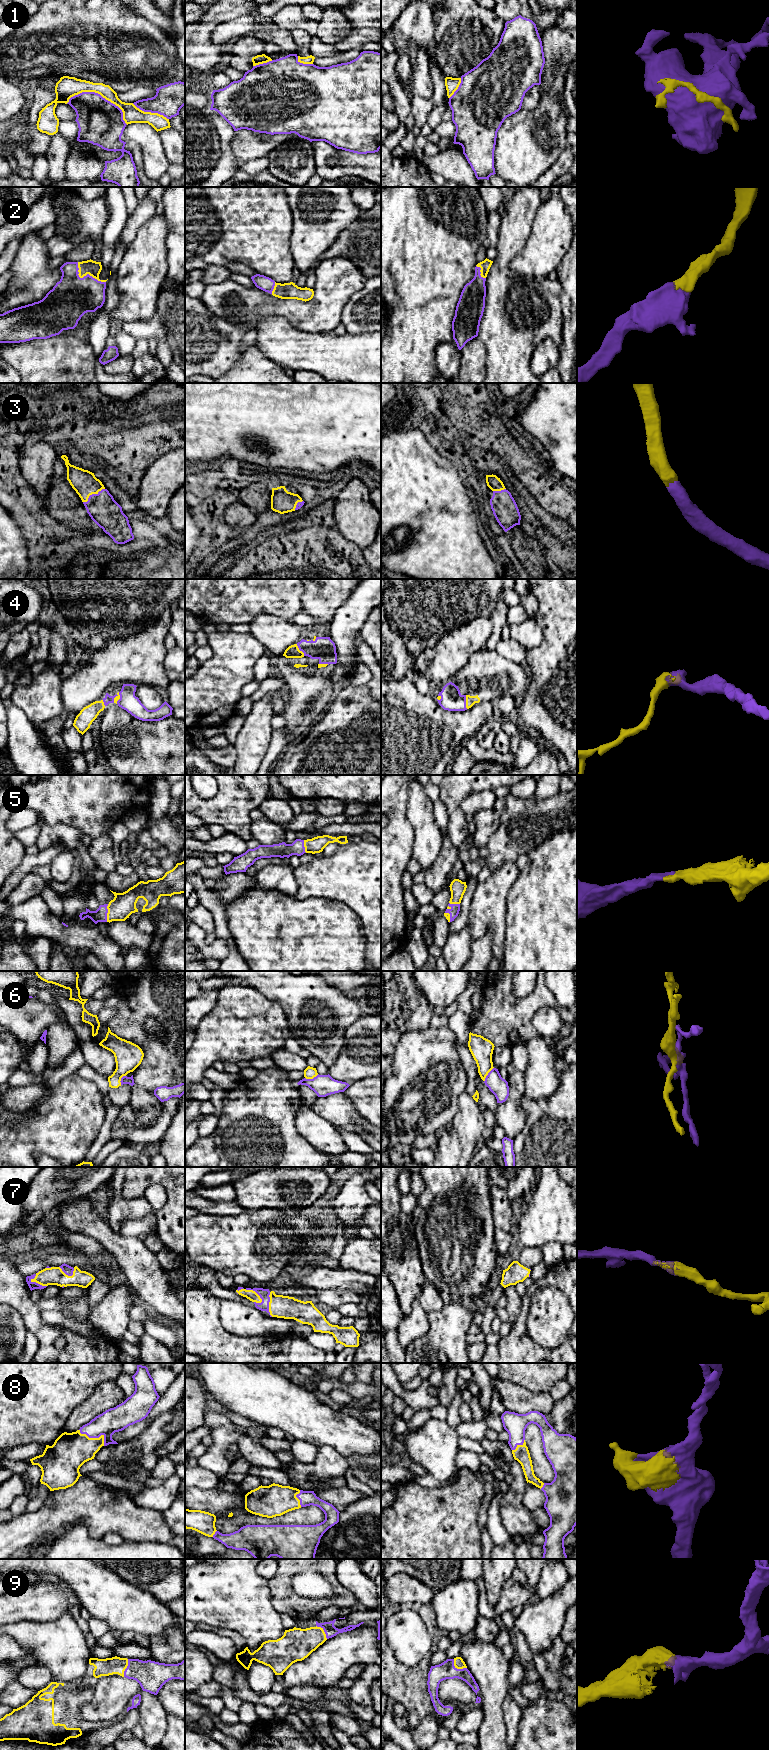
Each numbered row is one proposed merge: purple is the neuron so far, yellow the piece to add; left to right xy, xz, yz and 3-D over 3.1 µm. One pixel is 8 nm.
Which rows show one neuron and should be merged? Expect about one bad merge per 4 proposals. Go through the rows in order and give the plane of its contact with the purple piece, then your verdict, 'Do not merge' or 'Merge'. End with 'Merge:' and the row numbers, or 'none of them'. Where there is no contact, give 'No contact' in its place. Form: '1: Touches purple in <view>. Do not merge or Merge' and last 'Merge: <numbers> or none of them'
1: Touches purple in xy. Do not merge
2: Touches purple in xy. Merge
3: Touches purple in xy. Merge
4: Touches purple in yz. Merge
5: Touches purple in xy. Merge
6: Touches purple in yz. Do not merge
7: Touches purple in xy. Merge
8: Touches purple in xy. Merge
9: Touches purple in yz. Merge
Merge: 2, 3, 4, 5, 7, 8, 9

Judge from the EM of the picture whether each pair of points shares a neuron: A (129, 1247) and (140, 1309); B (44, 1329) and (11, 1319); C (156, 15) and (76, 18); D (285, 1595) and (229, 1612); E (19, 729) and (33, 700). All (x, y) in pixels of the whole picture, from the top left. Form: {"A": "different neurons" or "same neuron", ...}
{"A": "different neurons", "B": "different neurons", "C": "different neurons", "D": "different neurons", "E": "different neurons"}

